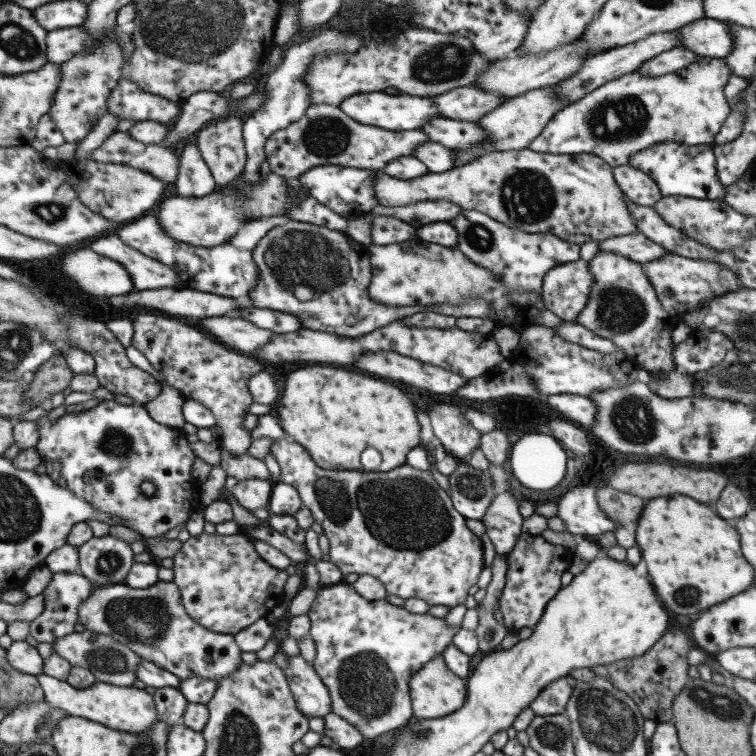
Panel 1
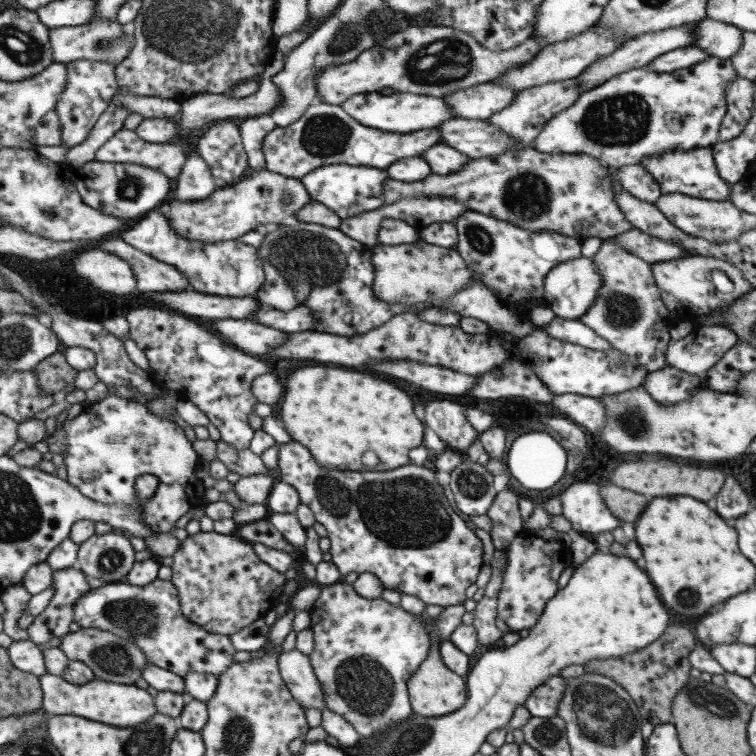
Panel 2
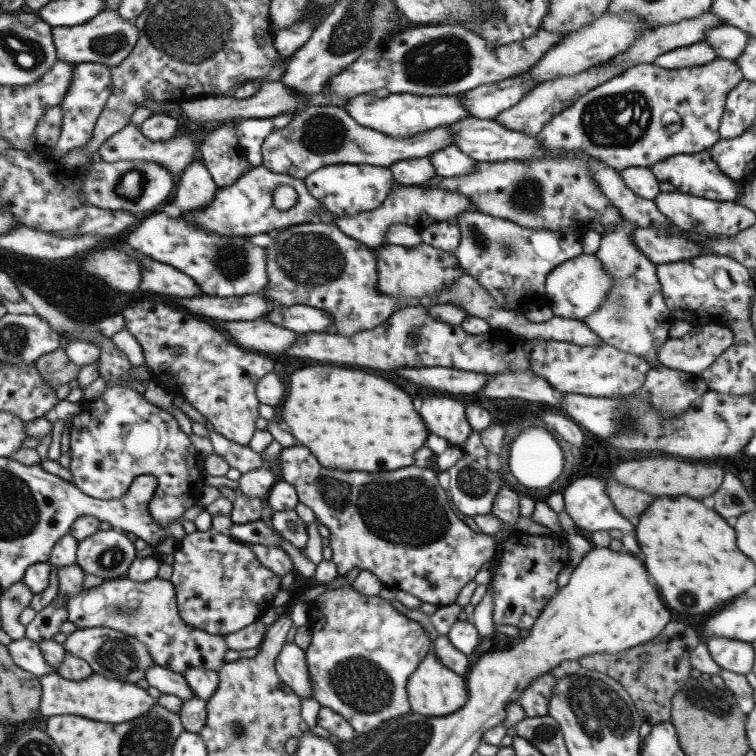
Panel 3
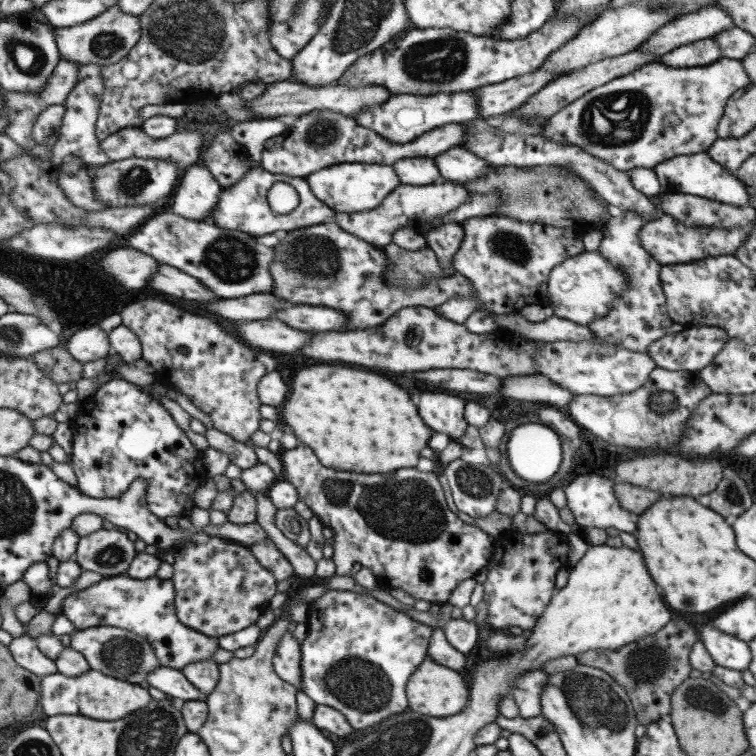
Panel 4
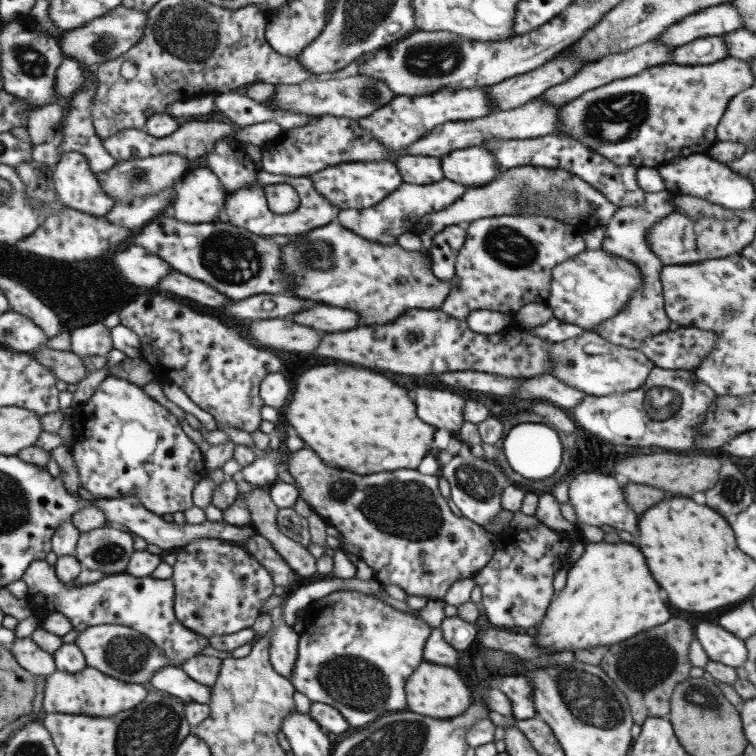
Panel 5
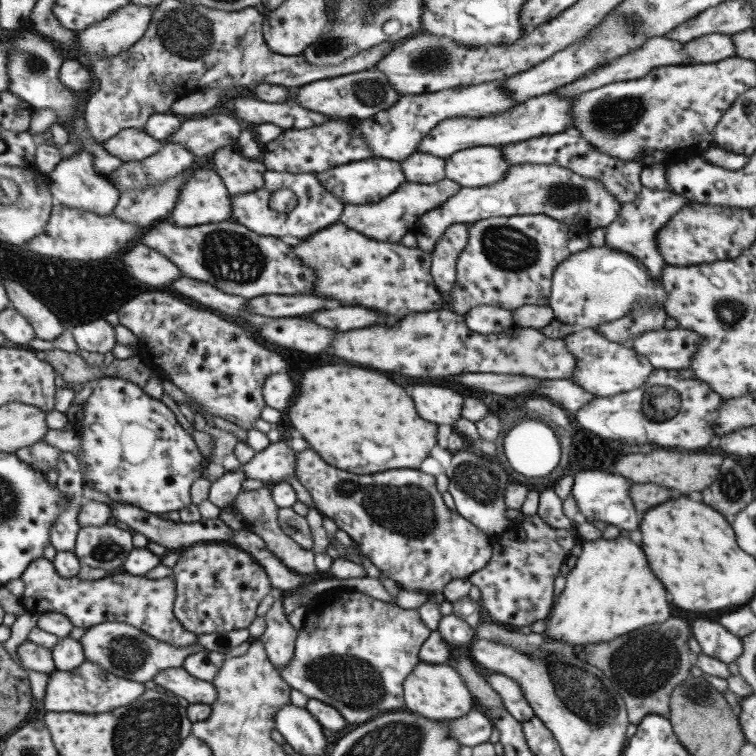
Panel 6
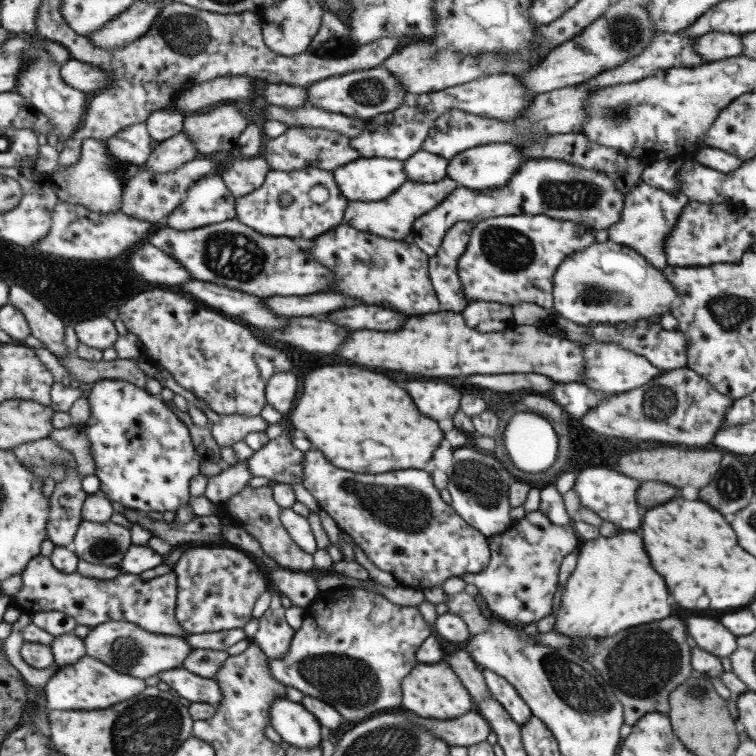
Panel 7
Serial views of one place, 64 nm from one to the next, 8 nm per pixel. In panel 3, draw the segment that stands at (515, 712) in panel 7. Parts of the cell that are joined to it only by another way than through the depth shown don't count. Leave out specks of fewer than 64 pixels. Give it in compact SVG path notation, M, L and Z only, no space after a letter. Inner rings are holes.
M542 674L534 678L520 694L518 704L526 712L526 717L534 718L548 714L548 703L553 694L557 678L552 674Z

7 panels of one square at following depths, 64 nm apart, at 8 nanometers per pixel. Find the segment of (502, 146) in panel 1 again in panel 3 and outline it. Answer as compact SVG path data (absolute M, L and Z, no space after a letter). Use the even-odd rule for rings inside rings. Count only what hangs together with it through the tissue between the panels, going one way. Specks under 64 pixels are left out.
M606 61L605 63L598 63L591 66L574 76L556 77L549 81L542 81L536 85L536 88L532 88L528 94L524 94L518 104L501 112L494 120L504 125L510 131L522 132L523 134L535 137L542 131L542 127L547 122L550 122L550 119L555 114L562 112L562 109L572 106L584 93L592 90L594 87L600 86L608 79L622 74L624 71L622 65L612 65L610 61Z

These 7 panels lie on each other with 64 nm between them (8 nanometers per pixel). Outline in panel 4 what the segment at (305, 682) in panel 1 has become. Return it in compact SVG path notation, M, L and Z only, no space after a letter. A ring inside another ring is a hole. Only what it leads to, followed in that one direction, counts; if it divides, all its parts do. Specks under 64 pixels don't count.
M292 632L283 633L271 662L279 678L301 690L301 645Z

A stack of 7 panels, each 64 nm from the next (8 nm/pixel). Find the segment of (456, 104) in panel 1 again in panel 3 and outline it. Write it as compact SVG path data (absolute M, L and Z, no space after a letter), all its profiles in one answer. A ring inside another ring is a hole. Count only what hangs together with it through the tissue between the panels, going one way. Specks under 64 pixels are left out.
M512 77L500 82L480 85L478 88L458 95L470 116L479 119L494 119L505 110L512 108L538 85L538 79Z

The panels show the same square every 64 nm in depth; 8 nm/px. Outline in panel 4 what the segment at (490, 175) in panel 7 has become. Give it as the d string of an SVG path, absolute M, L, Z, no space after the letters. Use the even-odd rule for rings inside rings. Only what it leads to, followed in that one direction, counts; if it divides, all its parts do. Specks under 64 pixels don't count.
M455 147L434 158L443 180L470 182L489 174L491 165L480 156L462 147Z

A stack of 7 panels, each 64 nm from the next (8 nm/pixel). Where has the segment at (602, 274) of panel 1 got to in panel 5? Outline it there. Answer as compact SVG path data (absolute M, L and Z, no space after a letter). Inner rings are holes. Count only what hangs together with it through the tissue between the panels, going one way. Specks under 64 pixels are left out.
M666 190L658 193L645 193L643 206L619 208L614 216L610 218L608 224L604 225L605 237L601 248L616 257L628 259L634 265L638 265L639 273L643 277L642 288L632 294L630 302L622 308L622 312L616 314L610 320L600 322L591 329L612 344L629 349L638 349L642 345L642 341L646 341L646 337L667 331L668 326L670 326L671 320L665 312L663 286L660 281L660 274L665 264L650 249L646 234L656 222L660 222L662 218L675 213L675 198L676 196L669 194Z

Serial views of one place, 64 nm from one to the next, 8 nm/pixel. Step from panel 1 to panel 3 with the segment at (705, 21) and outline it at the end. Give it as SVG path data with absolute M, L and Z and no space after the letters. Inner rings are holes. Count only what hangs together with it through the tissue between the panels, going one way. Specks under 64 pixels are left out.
M720 24L706 30L702 41L712 45L717 58L735 61L742 56L746 44L750 42L750 35L736 26Z

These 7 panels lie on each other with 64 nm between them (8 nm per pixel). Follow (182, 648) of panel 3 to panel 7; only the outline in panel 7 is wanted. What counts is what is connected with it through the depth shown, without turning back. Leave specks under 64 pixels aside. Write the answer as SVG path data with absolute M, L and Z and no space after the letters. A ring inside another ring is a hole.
M38 555L24 569L22 589L12 596L12 603L23 614L36 612L64 612L72 616L80 626L92 628L110 620L124 620L138 624L148 632L187 638L175 618L178 585L176 573L170 573L144 580L139 575L122 572L112 580L88 578L76 571L66 574L52 566L50 558Z

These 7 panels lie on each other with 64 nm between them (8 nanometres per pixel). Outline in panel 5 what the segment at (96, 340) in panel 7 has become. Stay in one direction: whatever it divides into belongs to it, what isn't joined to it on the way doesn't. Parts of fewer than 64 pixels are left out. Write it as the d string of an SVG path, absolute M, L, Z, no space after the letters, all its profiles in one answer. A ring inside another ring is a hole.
M96 322L76 328L71 332L70 351L80 358L87 356L102 356L113 349L111 330L104 323Z

